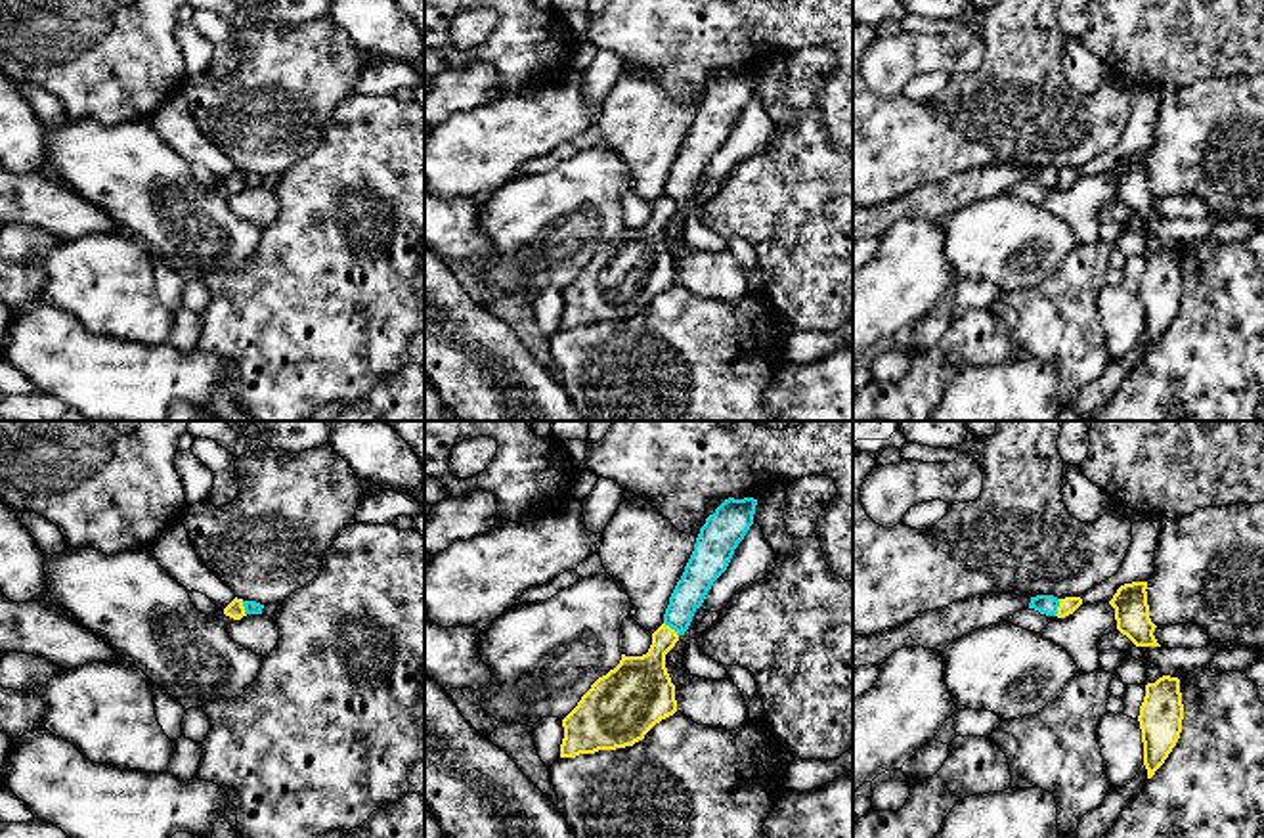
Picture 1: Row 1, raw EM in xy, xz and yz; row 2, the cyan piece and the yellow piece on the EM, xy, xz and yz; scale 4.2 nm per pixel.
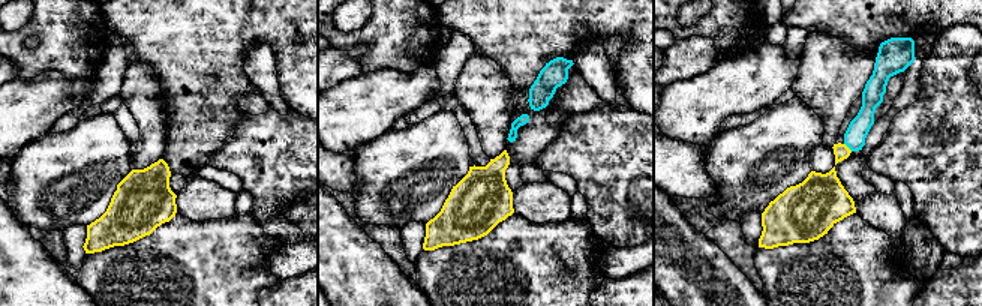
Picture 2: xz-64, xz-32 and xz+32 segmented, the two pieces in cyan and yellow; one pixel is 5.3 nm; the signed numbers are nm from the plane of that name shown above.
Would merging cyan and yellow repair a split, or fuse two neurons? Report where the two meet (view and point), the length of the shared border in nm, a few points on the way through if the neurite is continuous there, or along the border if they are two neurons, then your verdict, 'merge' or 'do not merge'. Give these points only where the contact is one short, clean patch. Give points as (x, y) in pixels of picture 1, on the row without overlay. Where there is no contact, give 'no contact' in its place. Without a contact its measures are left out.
xz (672, 199) | 90 nm | along xz (664, 194), (677, 207) | do not merge

